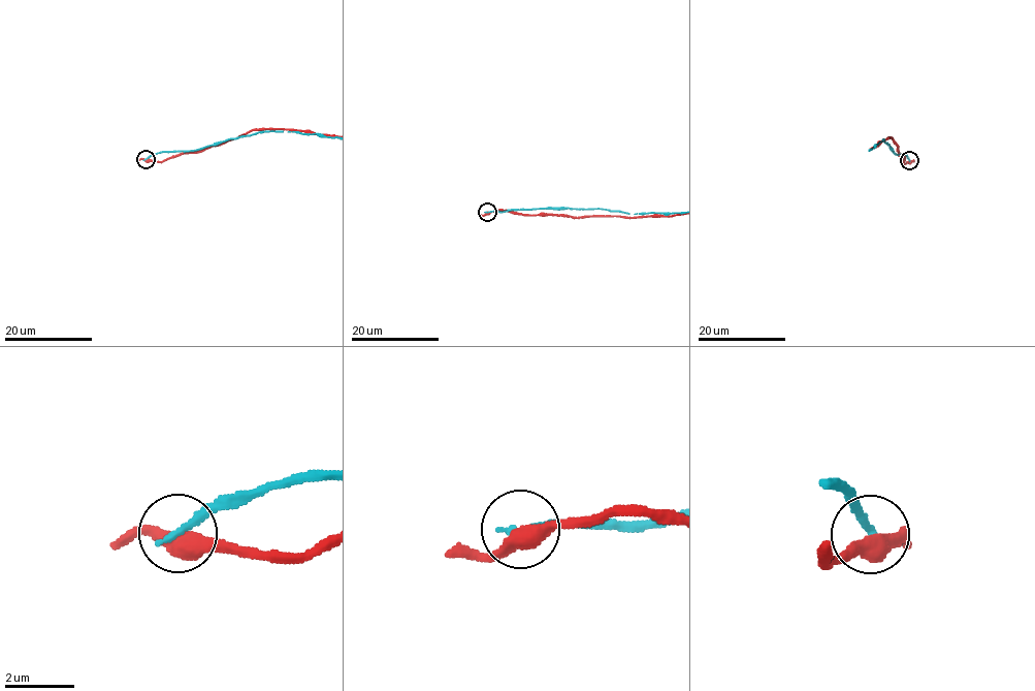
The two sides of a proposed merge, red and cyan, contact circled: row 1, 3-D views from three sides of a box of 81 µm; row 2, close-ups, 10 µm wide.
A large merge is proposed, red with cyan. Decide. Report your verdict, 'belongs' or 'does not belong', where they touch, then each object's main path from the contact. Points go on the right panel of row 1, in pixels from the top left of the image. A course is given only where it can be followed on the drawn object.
does not belong; at (909, 160)

